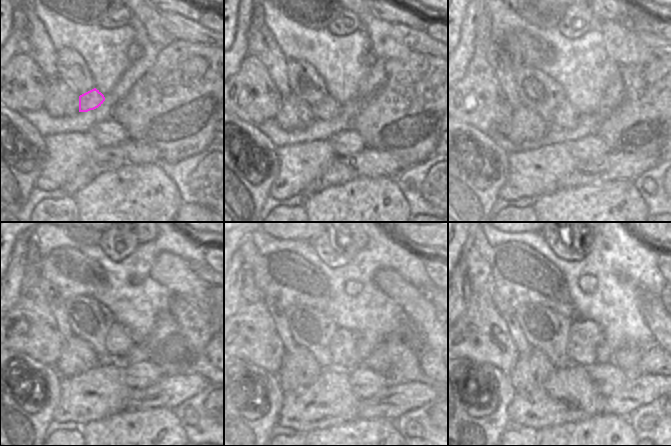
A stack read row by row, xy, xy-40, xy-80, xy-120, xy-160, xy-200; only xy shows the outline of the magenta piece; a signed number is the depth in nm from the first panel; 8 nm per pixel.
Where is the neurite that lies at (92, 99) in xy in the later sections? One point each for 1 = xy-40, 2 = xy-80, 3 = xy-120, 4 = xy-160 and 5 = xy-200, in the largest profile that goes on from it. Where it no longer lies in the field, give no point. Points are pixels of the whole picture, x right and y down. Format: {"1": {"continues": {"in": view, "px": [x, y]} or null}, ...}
{"1": {"continues": {"in": "xy-40", "px": [329, 109]}}, "2": {"continues": {"in": "xy-80", "px": [566, 116]}}, "3": {"continues": {"in": "xy-120", "px": [120, 340]}}, "4": {"continues": {"in": "xy-160", "px": [355, 342]}}, "5": {"continues": {"in": "xy-200", "px": [585, 336]}}}

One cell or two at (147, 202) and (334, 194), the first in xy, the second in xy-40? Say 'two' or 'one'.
one

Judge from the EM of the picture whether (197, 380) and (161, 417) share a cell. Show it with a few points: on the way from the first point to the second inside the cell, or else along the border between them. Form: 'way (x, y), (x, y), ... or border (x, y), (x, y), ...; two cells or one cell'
border (146, 408), (171, 408), (174, 410); two cells

